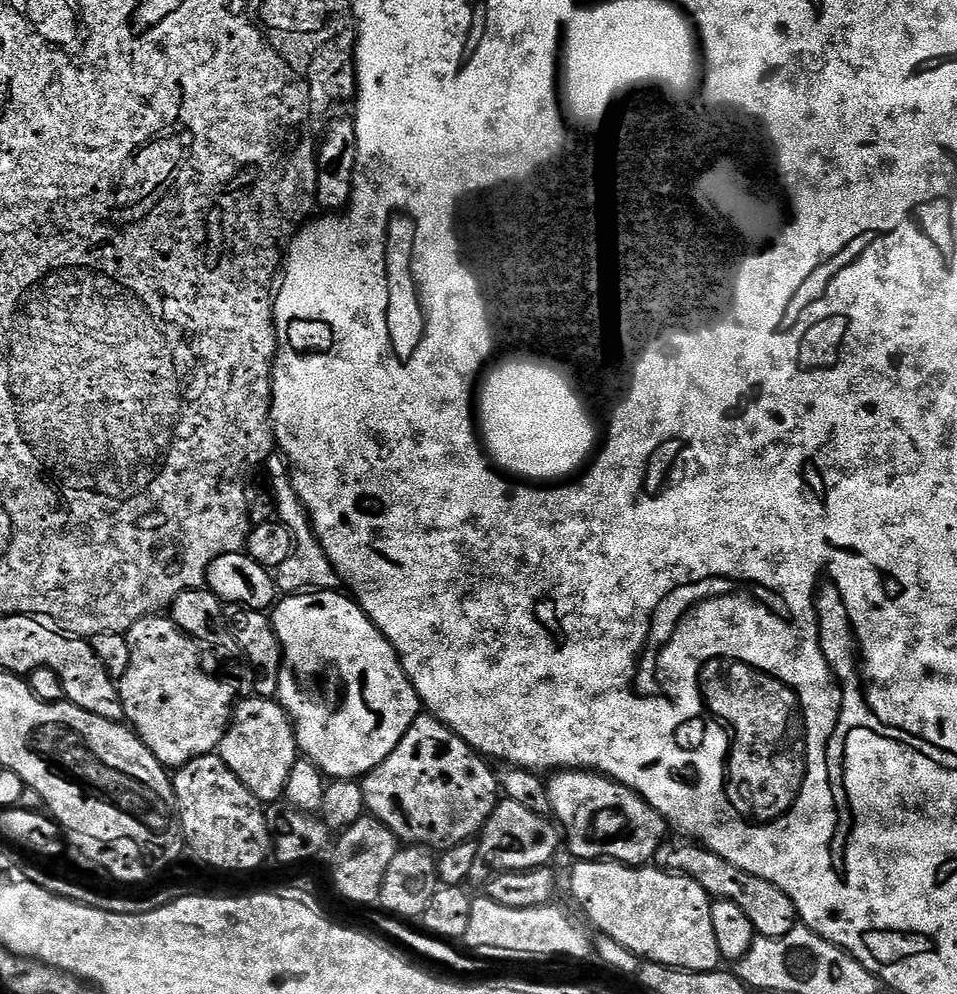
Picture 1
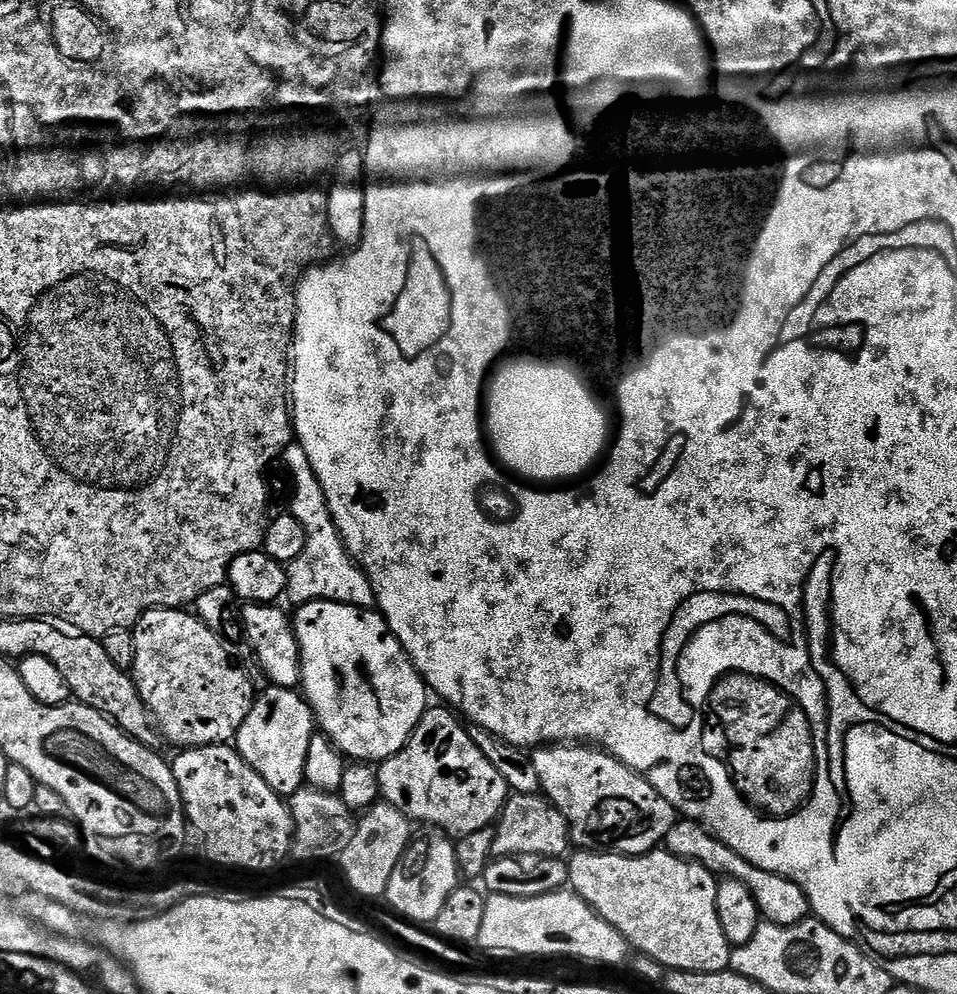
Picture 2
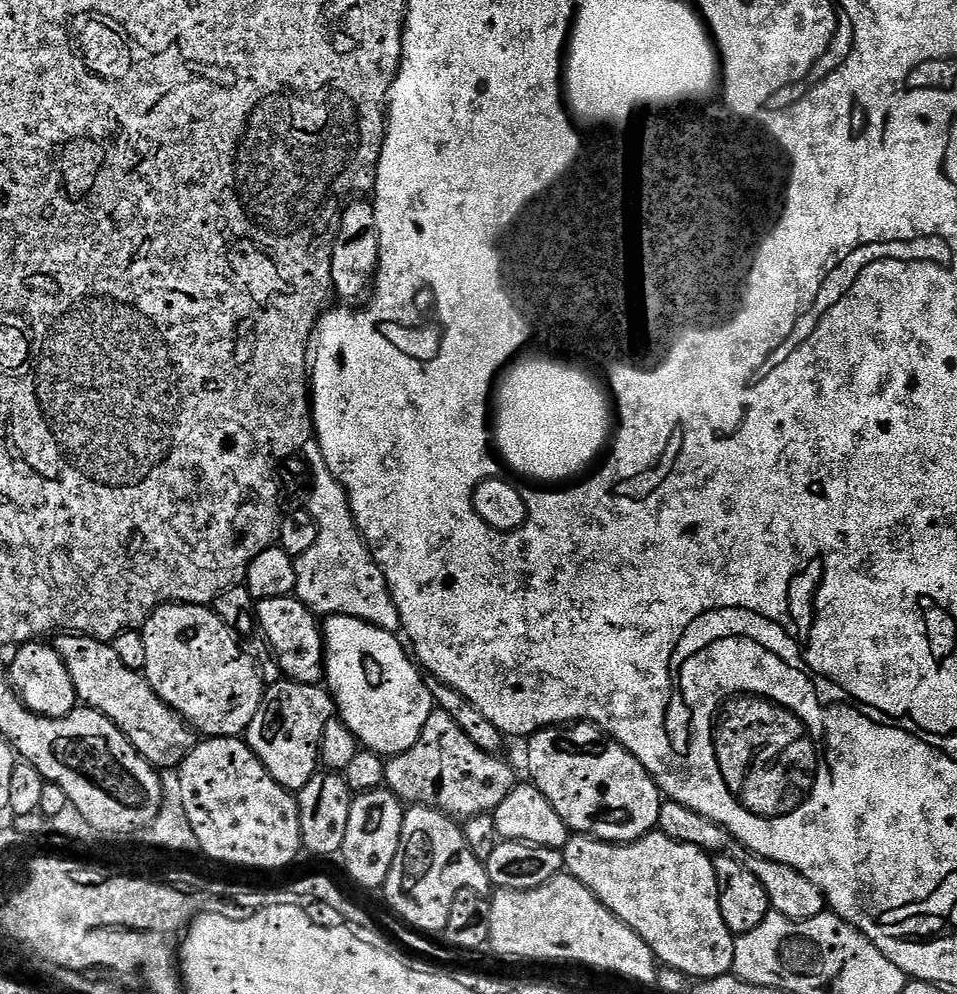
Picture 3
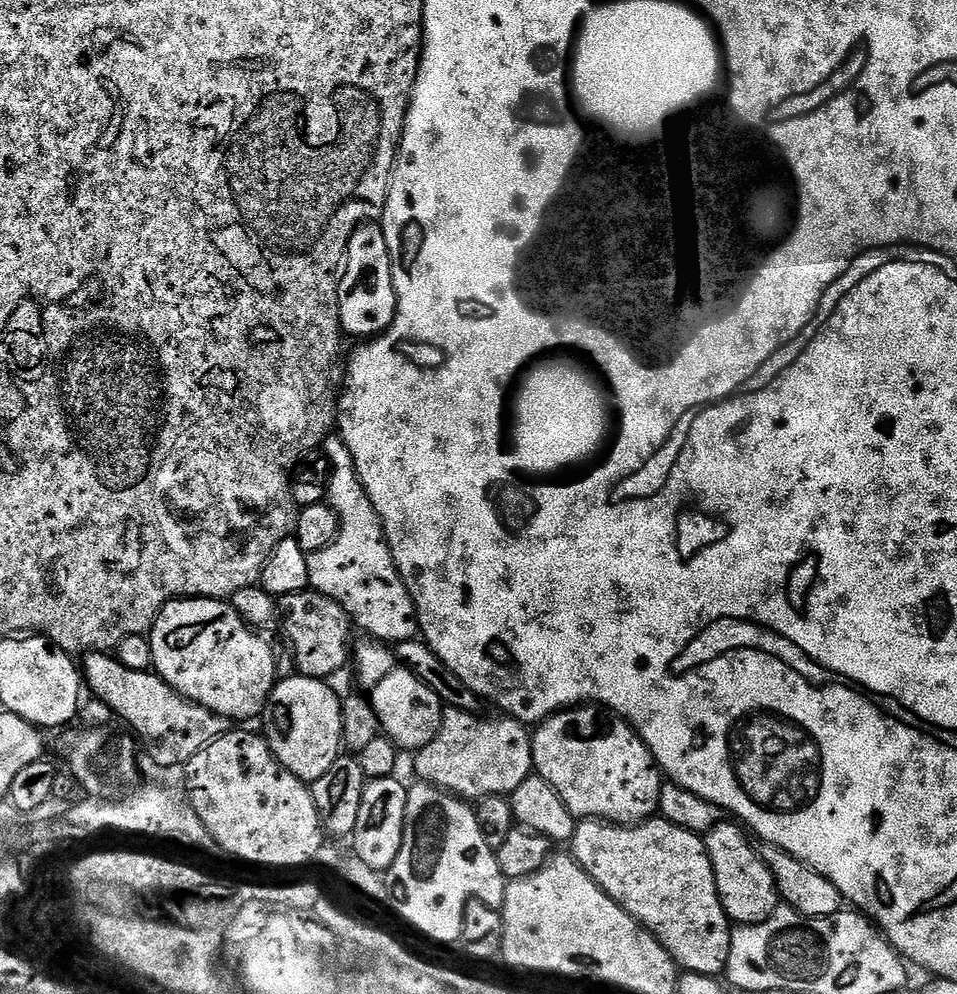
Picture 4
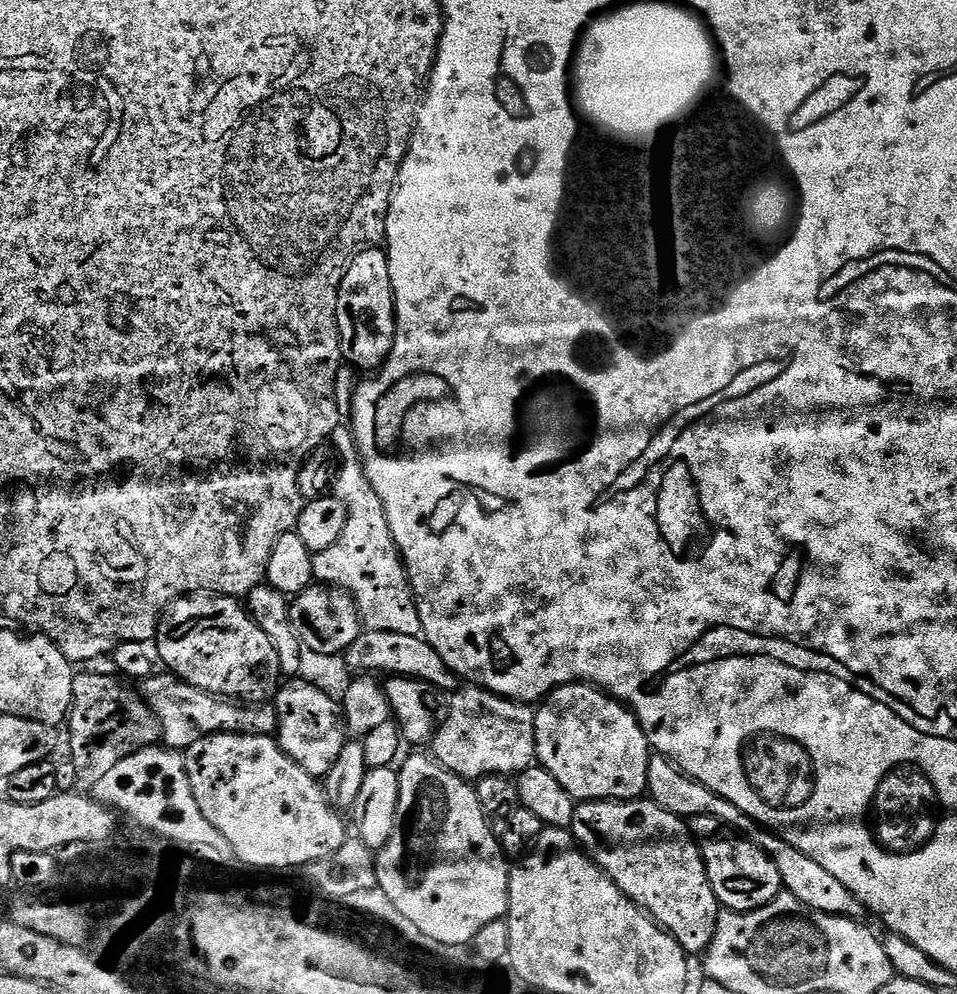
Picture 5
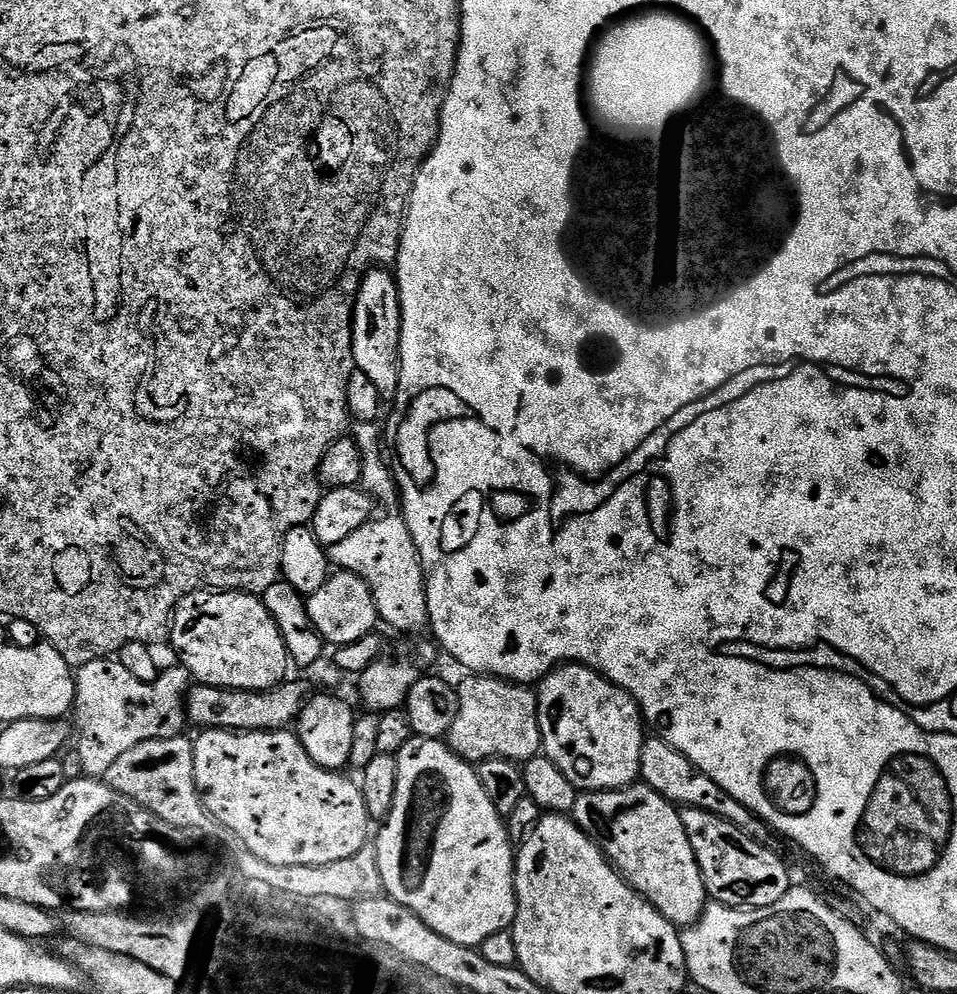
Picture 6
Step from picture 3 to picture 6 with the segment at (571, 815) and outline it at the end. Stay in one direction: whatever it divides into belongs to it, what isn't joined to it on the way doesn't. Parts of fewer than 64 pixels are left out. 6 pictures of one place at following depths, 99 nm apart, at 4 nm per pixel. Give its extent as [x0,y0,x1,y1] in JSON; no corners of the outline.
[536,664,646,792]

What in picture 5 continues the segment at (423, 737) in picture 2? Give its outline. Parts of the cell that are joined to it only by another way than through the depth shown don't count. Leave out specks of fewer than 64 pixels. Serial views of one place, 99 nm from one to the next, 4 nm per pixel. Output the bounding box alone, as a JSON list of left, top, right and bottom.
[430,686,536,782]

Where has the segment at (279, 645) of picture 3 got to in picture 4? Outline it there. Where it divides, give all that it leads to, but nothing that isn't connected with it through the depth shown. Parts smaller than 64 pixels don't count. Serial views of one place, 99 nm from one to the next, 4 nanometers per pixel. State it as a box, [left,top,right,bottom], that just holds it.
[278,590,354,680]

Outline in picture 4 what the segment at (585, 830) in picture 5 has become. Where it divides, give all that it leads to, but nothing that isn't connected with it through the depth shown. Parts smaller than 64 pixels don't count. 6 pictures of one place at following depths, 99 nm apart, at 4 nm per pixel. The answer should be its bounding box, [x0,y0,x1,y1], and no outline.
[570,818,733,977]

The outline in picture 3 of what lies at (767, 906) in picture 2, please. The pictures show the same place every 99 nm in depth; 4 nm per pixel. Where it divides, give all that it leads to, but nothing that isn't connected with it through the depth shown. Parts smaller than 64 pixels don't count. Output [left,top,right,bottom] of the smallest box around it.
[658,799,826,920]

